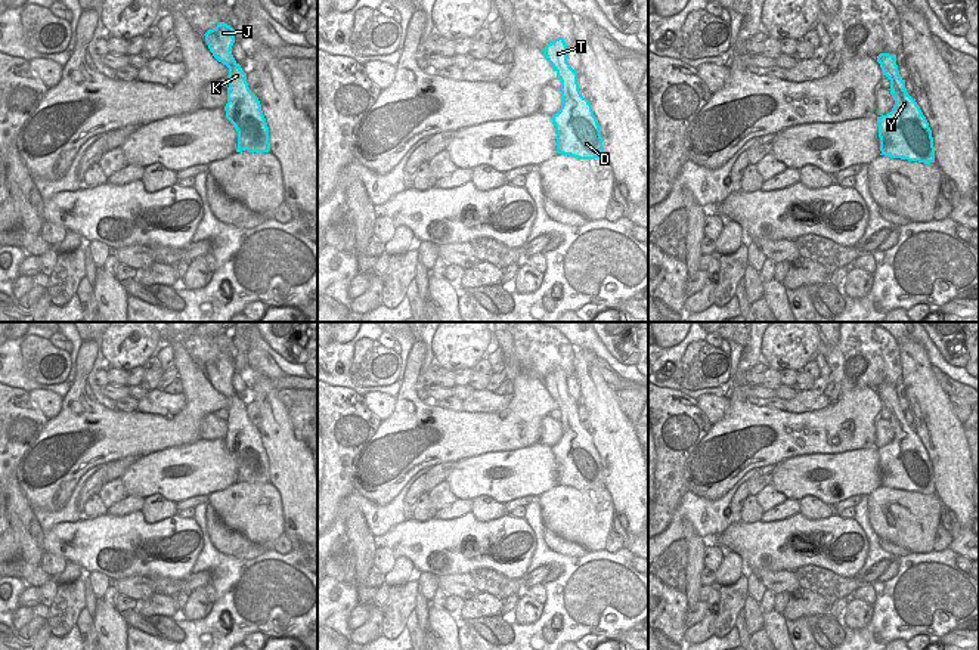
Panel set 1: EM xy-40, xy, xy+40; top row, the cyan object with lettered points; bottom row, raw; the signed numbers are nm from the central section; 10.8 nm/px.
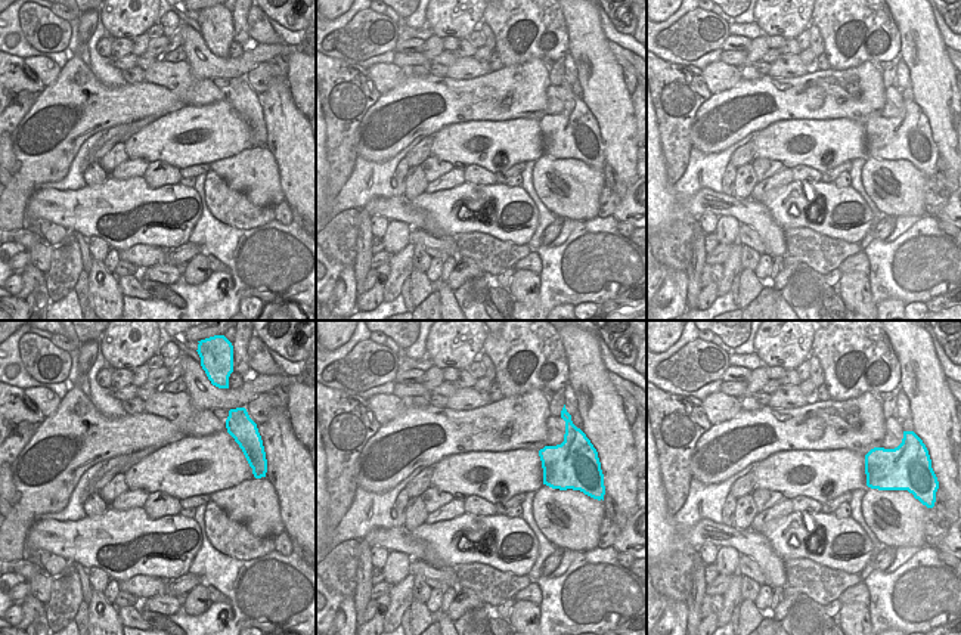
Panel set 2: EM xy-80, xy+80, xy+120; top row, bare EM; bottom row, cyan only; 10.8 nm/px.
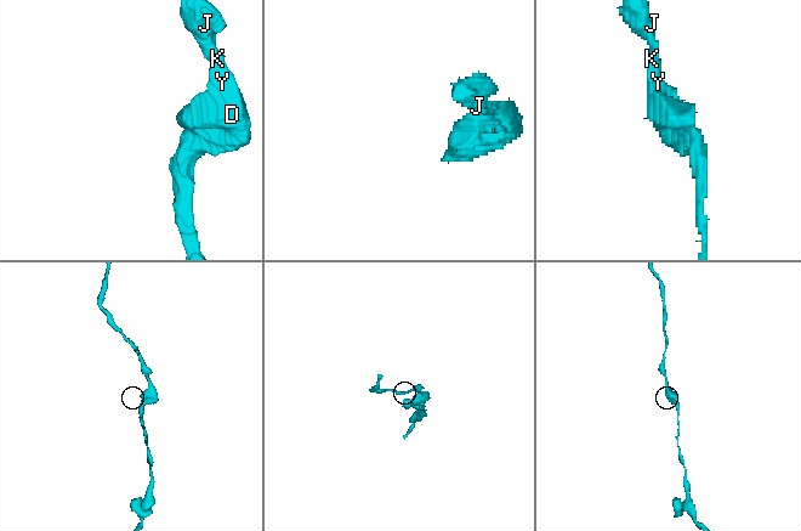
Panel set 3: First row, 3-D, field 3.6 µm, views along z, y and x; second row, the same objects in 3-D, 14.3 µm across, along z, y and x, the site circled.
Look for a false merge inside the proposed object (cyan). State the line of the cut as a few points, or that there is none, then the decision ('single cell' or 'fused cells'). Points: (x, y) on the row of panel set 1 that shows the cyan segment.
no cut | single cell

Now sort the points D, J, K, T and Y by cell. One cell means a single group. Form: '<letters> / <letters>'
D J K T Y

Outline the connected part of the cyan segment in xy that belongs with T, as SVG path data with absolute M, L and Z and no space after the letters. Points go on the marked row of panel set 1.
M555 38L542 52L561 81L563 105L551 117L557 133L557 152L579 160L604 157L598 120L594 115L592 105L579 90L579 72L567 62L567 44L564 38Z

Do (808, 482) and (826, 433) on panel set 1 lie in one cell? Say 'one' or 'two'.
two

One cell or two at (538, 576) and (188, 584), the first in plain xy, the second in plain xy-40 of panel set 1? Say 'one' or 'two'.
one

